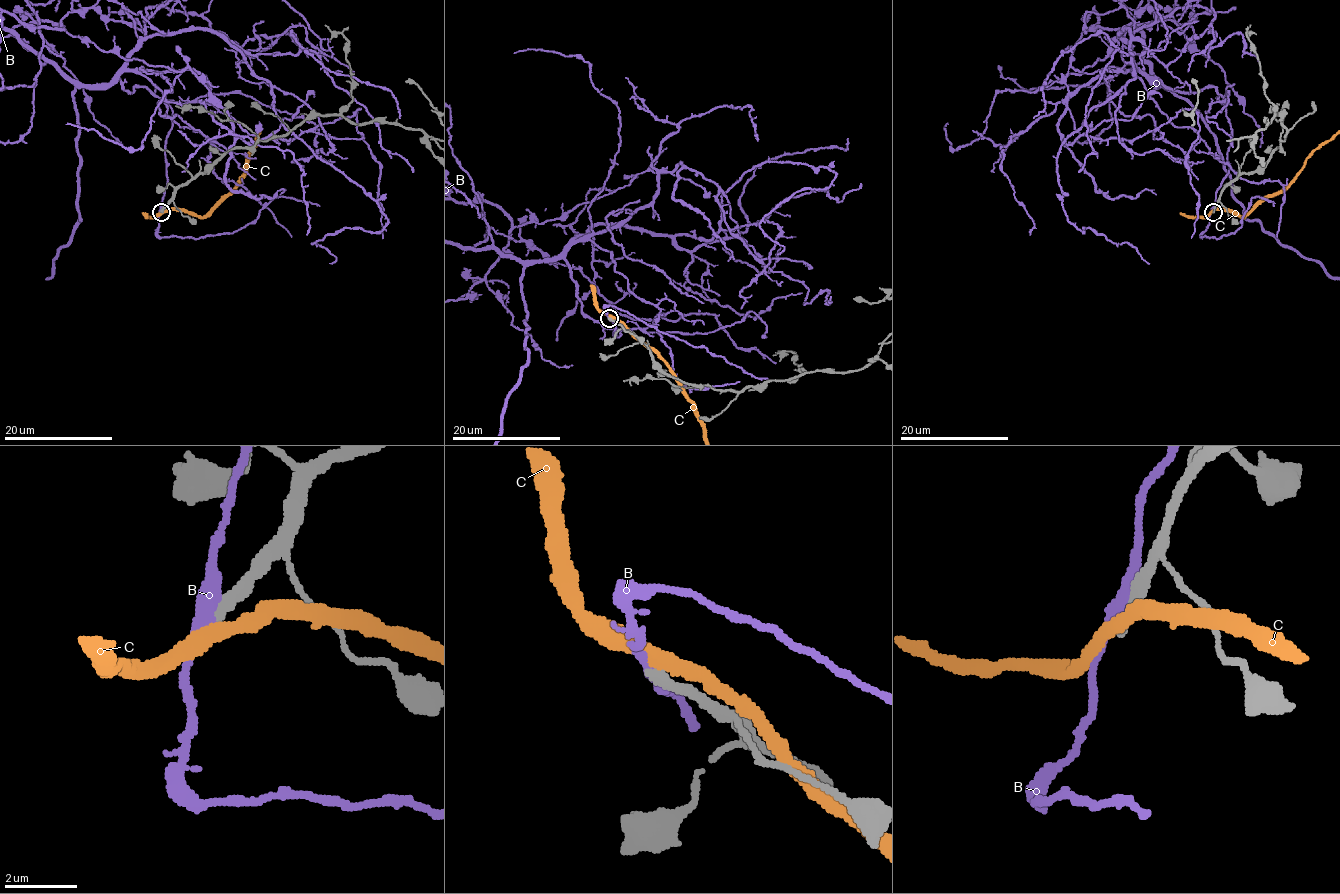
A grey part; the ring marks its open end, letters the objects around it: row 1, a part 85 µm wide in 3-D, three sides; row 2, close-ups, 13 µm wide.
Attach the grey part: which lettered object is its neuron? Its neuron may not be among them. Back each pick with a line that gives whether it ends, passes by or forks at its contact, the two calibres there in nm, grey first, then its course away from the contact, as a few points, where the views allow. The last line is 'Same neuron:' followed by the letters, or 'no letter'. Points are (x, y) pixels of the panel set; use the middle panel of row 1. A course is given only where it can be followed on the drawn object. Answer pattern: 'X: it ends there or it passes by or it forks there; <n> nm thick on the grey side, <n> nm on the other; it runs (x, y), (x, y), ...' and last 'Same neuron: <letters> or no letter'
Same neuron: no letter

